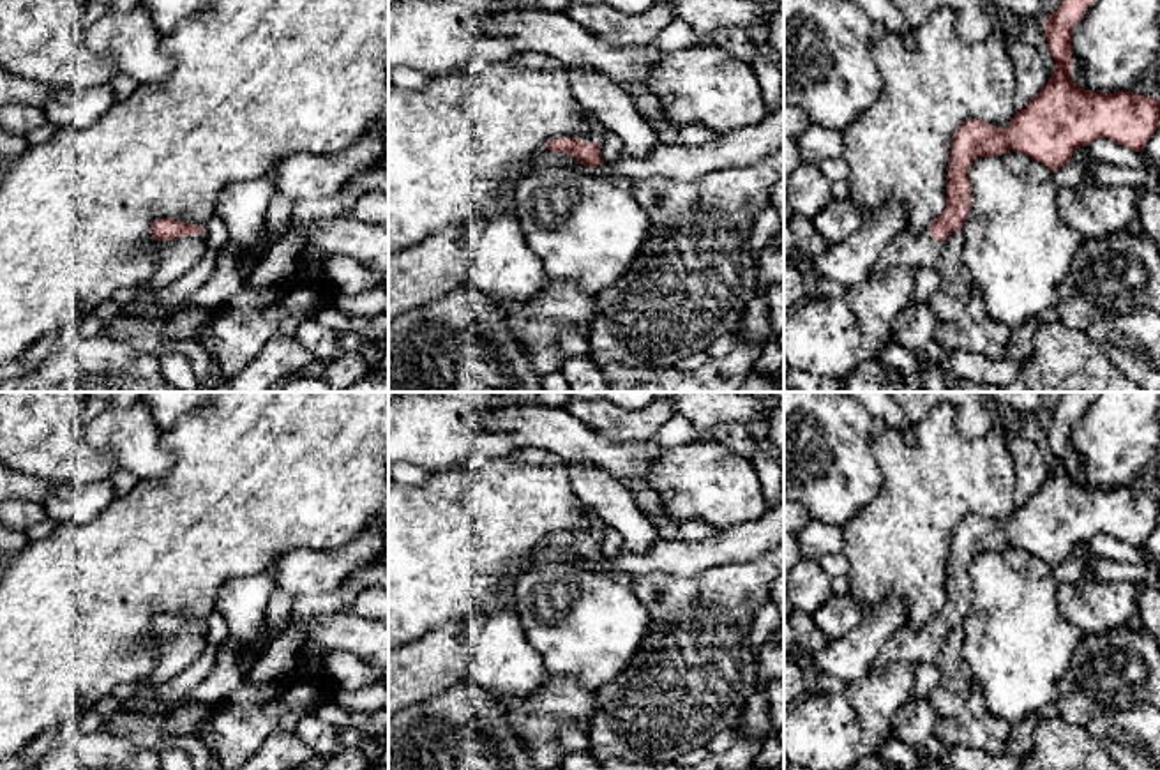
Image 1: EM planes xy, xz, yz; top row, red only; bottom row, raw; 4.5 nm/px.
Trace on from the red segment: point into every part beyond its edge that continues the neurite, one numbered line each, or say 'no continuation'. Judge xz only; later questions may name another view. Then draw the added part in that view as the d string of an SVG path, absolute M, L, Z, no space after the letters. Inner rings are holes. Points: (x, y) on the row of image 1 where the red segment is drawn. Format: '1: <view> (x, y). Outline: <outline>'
1: xz (595, 131). Outline: M579 108L579 115L588 125L588 132L584 136L581 136L579 140L583 143L599 143L600 145L602 138L606 134L606 129L593 117L590 117L586 111L583 111L581 108Z

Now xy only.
1: xy (177, 256). Outline: M205 231L200 235L185 235L164 244L161 247L157 272L152 276L147 286L157 291L175 283L201 260L205 251L207 251Z

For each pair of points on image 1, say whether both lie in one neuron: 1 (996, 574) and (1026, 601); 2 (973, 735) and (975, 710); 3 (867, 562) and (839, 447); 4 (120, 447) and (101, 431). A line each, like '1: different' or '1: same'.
1: same
2: same
3: different
4: same

